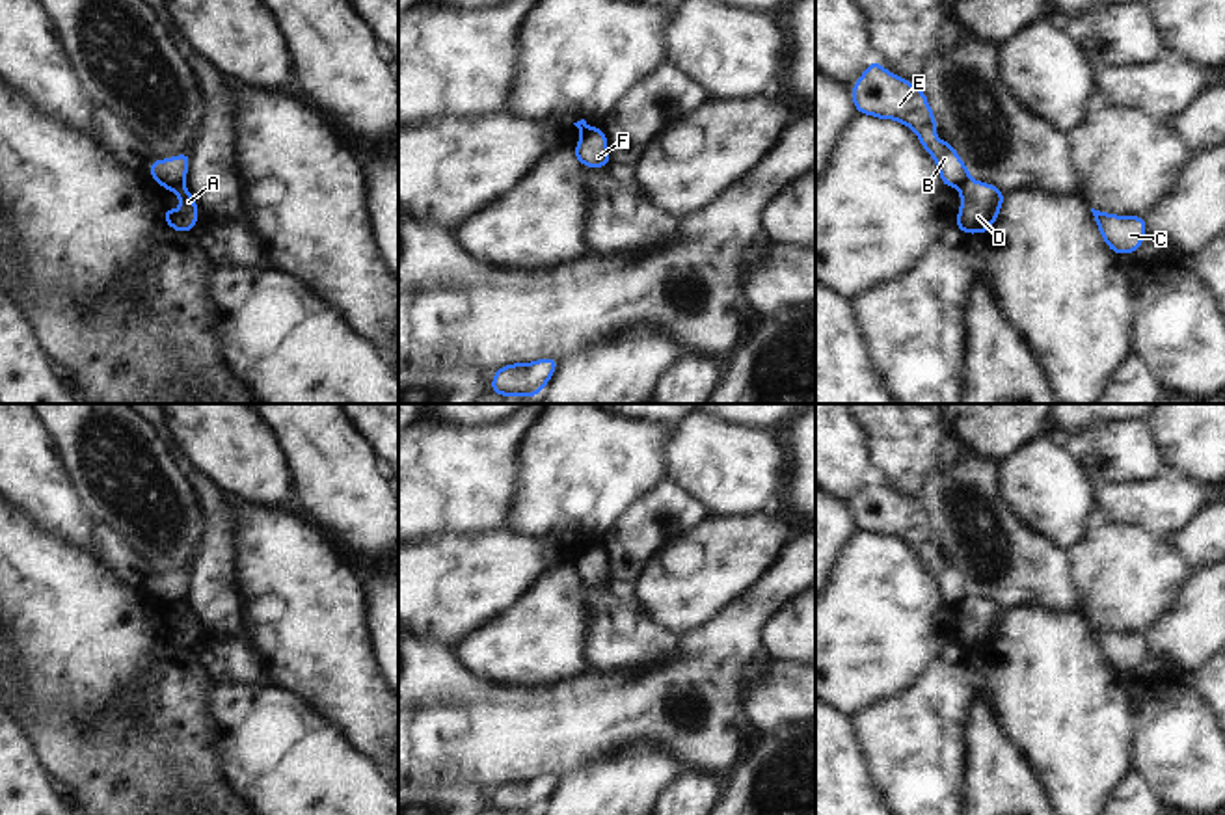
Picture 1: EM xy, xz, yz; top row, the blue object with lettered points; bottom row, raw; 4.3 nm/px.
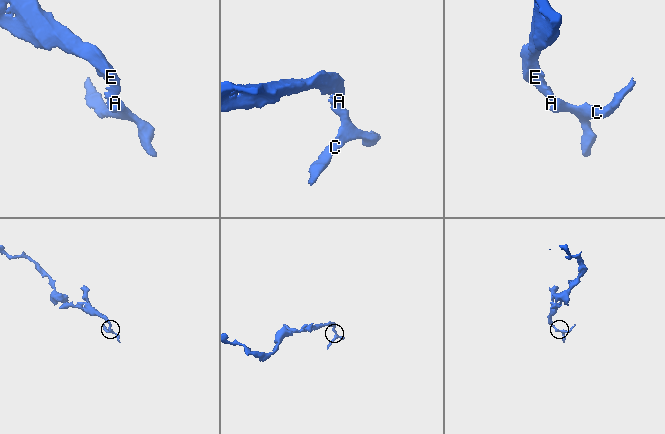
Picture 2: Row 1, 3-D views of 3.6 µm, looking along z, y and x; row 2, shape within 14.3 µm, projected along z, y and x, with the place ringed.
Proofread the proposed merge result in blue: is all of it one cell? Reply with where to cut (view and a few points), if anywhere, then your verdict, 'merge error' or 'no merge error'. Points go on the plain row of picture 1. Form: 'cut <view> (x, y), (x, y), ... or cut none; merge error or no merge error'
cut xy (181, 600), (168, 607); merge error

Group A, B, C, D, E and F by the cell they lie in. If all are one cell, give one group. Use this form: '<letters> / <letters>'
A C D F / B E

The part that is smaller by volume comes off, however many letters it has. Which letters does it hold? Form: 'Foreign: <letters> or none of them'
Foreign: A, C, D, F

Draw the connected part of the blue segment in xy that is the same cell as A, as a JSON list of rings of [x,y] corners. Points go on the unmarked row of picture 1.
[[[179,601],[169,605],[168,608],[175,608],[181,616],[179,629],[169,623],[166,623],[164,627],[162,635],[166,636],[168,644],[179,649],[194,648],[194,644],[197,642],[197,620],[192,614],[190,607],[184,601]]]

